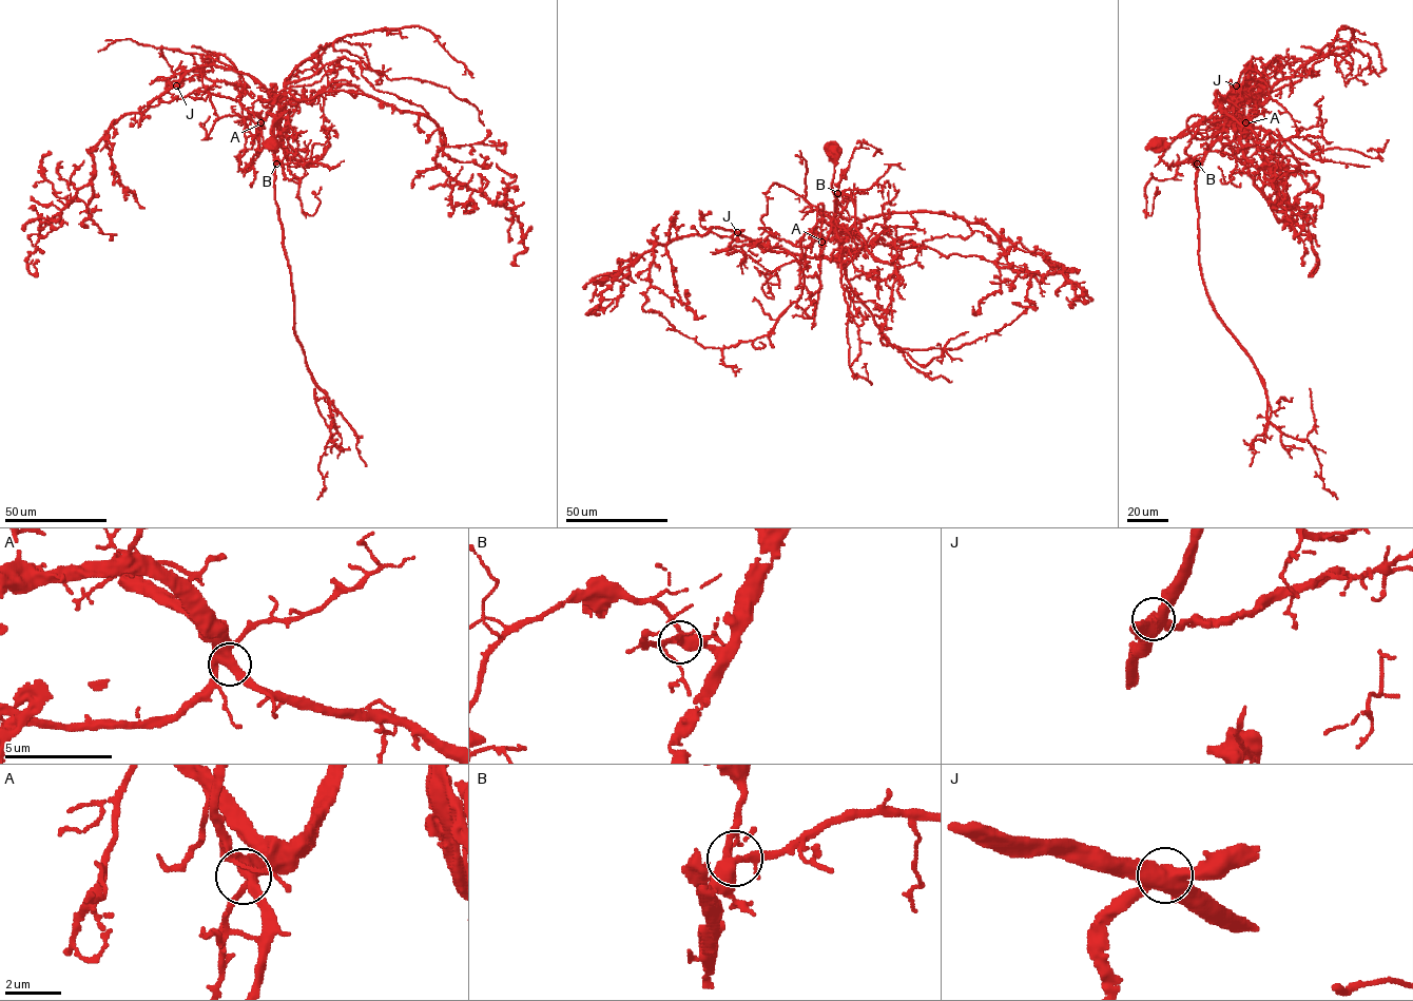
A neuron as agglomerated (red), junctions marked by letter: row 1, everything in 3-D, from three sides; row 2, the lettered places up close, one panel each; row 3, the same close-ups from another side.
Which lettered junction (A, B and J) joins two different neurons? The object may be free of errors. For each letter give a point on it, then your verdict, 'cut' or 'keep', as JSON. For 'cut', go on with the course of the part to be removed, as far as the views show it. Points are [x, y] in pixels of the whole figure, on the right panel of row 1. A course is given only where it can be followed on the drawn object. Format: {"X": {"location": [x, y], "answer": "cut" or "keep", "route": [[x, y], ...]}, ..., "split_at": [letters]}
{"A": {"location": [1245, 122], "answer": "keep"}, "B": {"location": [1197, 164], "answer": "keep"}, "J": {"location": [1236, 85], "answer": "cut", "route": [[1236, 85], [1256, 81], [1285, 64], [1301, 60]]}, "split_at": ["J"]}

